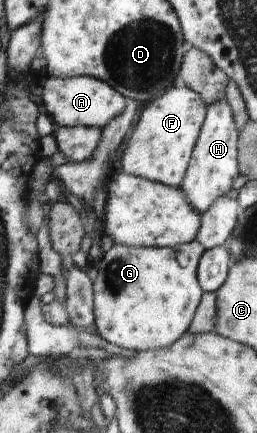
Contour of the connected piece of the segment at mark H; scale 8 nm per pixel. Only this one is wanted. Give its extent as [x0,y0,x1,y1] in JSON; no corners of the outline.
[180,98,240,212]

